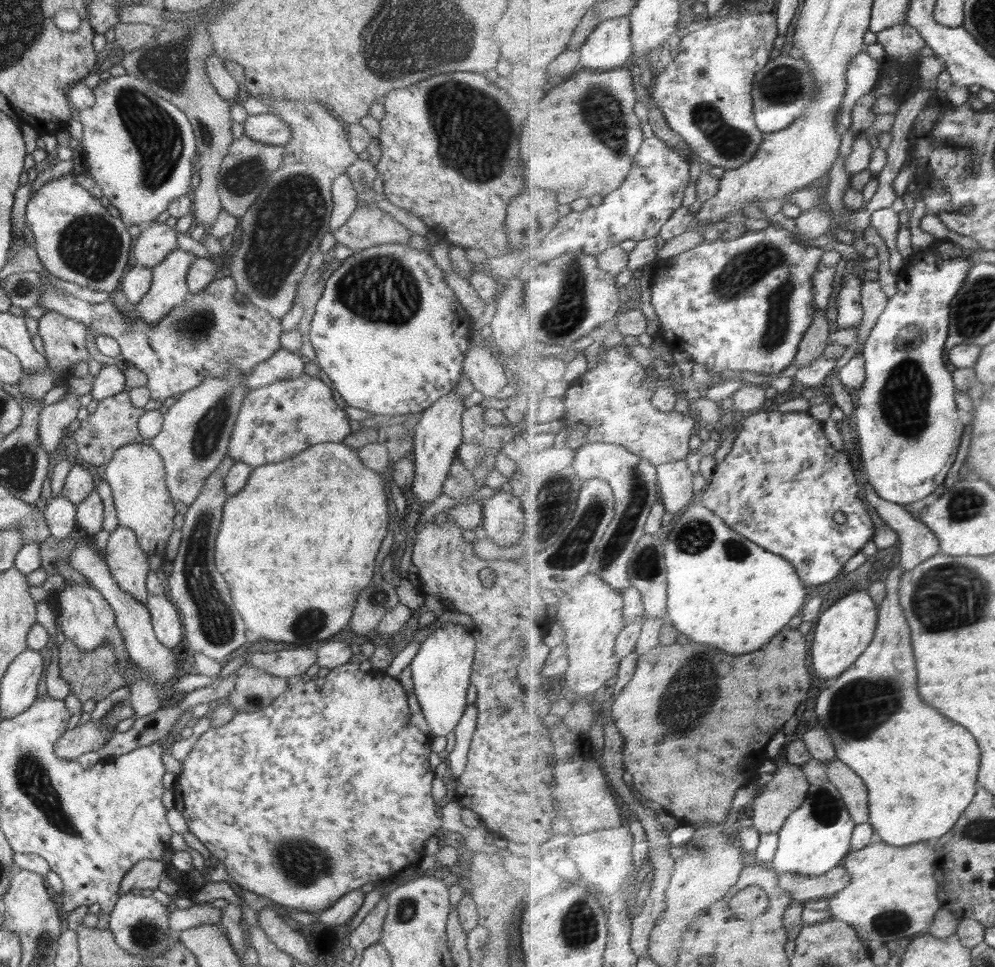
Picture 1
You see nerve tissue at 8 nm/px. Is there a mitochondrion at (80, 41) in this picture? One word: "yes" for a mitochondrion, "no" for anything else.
no

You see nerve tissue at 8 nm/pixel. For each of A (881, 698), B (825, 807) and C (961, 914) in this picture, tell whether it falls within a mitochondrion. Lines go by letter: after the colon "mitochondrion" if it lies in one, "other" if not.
A: mitochondrion
B: mitochondrion
C: other

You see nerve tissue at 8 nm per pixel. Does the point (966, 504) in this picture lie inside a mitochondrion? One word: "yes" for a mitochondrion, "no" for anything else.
yes

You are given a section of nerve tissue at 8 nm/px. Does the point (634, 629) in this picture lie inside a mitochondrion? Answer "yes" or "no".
no

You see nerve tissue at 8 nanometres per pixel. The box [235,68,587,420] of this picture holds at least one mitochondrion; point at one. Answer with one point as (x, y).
(289, 218)

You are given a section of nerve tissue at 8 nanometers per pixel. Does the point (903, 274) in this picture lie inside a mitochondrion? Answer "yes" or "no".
no

